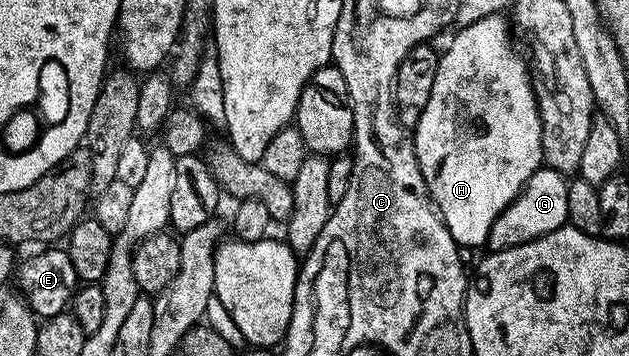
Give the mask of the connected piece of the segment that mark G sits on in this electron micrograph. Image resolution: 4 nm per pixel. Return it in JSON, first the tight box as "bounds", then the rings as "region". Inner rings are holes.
{"bounds":[486,166,568,252],"region":[[[548,166],[537,169],[528,179],[520,194],[509,203],[503,213],[492,223],[486,245],[492,252],[501,252],[505,248],[514,248],[515,245],[526,244],[537,237],[564,227],[568,223],[567,190],[568,179],[562,172]]]}

